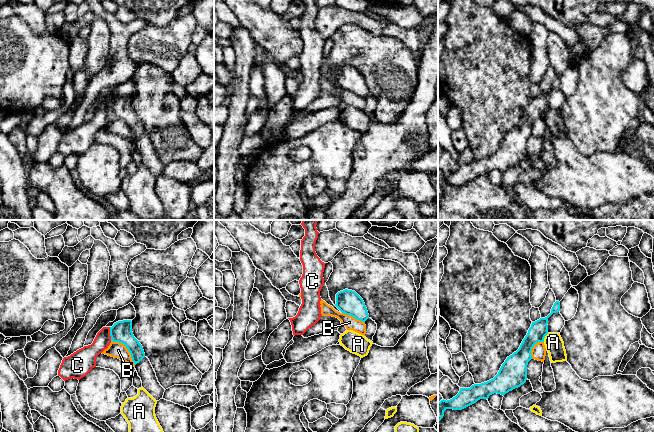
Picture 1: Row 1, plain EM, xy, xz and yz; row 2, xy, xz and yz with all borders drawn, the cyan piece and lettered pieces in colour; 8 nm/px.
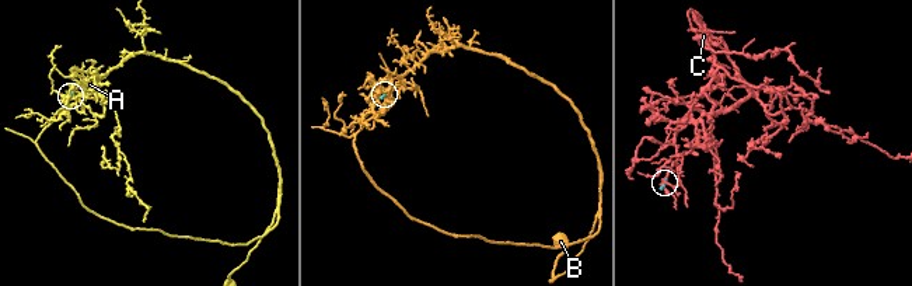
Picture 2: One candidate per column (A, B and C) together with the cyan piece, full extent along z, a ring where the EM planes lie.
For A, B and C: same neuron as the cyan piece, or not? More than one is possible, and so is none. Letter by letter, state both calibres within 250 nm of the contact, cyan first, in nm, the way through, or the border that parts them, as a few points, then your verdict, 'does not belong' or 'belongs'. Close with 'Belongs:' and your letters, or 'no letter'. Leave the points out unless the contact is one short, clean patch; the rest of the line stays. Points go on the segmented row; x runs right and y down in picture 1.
A: 140 nm thick on the cyan side, 150 nm on the other; border along yz (548, 333), (543, 341); does not belong
B: 170 nm thick on the cyan side, 130 nm on the other; border along xy (111, 340), (121, 342), (135, 364); does not belong
C: 170 nm thick on the cyan side, 150 nm on the other; does not belong
Belongs: no letter

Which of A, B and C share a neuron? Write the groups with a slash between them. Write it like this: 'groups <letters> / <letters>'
groups A / B / C

